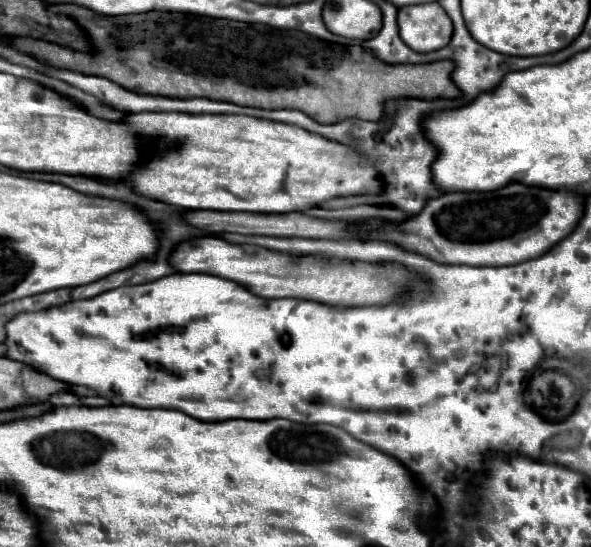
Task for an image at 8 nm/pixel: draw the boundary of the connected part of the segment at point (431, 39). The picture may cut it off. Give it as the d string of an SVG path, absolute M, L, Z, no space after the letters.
M437 4L403 6L397 16L399 36L415 52L433 52L449 44L453 24L445 10Z

